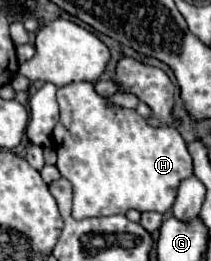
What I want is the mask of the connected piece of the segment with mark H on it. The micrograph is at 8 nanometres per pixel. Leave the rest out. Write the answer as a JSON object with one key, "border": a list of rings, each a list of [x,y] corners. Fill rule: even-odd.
{"border":[[[91,82],[67,84],[57,90],[57,102],[61,108],[61,120],[53,130],[53,144],[57,152],[57,170],[63,178],[73,184],[73,218],[99,218],[125,214],[135,208],[139,212],[161,212],[171,210],[179,182],[193,174],[191,154],[183,136],[173,126],[151,126],[143,116],[131,108],[119,108],[109,104],[107,98],[99,96]]]}

